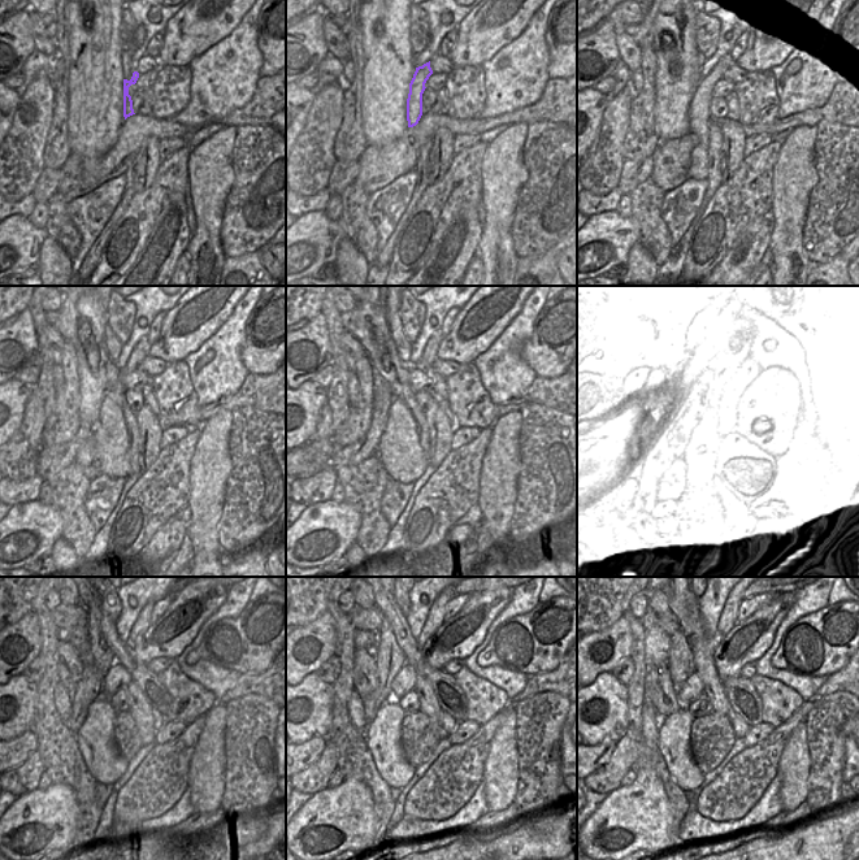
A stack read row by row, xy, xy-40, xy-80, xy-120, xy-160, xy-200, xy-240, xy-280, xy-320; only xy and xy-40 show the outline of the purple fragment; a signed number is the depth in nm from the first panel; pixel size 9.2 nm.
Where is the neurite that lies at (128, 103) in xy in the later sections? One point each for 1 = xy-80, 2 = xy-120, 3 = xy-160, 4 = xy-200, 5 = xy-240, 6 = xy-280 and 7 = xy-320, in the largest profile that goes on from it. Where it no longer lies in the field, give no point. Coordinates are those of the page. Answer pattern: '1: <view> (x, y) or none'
1: xy-80 (699, 116)
2: xy-120 (111, 433)
3: xy-160 (399, 452)
4: xy-200 (685, 451)
5: xy-240 (96, 741)
6: xy-280 (384, 734)
7: xy-320 (673, 739)

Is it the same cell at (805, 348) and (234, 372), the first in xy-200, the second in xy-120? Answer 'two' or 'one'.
two

